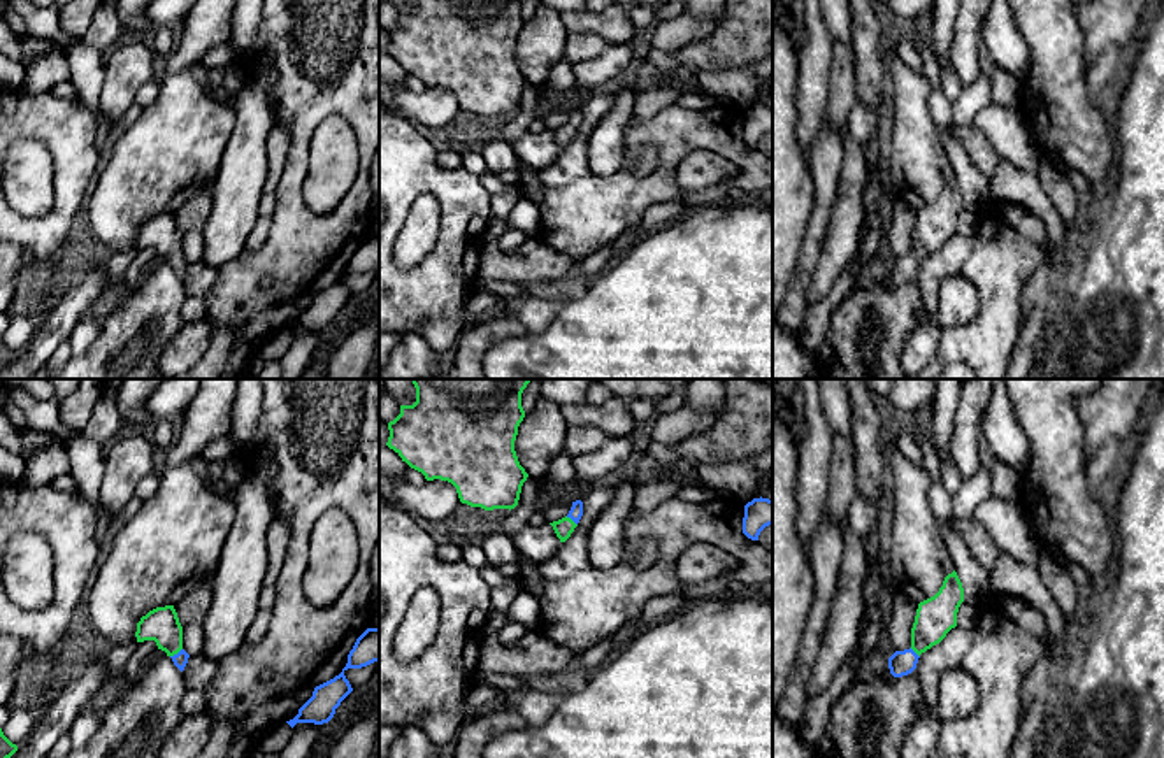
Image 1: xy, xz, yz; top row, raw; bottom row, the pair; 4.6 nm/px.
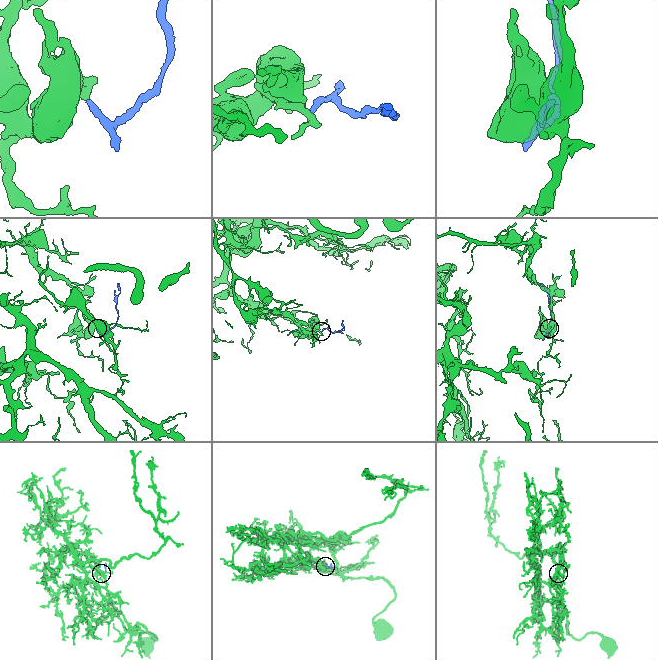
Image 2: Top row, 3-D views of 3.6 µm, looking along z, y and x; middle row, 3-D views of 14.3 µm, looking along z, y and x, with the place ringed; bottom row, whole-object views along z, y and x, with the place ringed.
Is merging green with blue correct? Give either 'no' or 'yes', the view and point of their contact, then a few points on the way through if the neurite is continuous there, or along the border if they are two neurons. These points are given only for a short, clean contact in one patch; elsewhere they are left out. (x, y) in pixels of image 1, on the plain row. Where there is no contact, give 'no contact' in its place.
yes; contact xy (176, 260); way xy (162, 232), (176, 260), (179, 267)

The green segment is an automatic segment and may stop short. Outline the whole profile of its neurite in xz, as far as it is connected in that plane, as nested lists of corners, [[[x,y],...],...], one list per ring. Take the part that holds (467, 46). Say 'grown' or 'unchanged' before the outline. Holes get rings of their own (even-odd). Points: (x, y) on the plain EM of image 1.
unchanged | [[[416,0],[416,9],[400,12],[400,21],[388,30],[386,53],[427,88],[451,89],[462,111],[511,118],[528,84],[514,58],[523,25],[521,0]]]

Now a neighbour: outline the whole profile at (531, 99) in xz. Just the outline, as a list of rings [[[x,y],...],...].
[[[527,84],[521,93],[520,107],[514,116],[509,118],[507,125],[502,130],[500,139],[509,146],[527,132],[534,118],[539,114],[539,105],[542,102],[544,91],[534,84]]]

